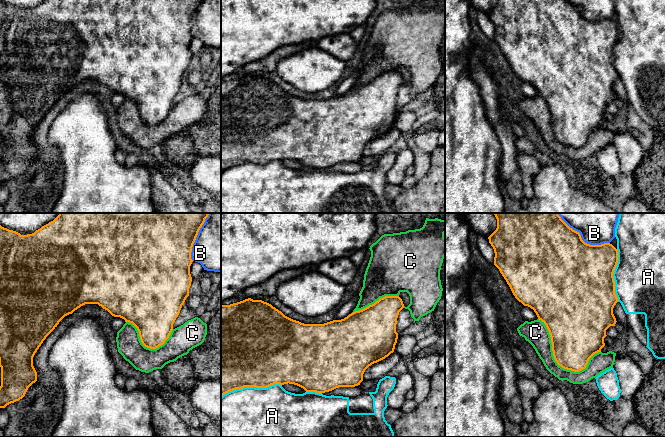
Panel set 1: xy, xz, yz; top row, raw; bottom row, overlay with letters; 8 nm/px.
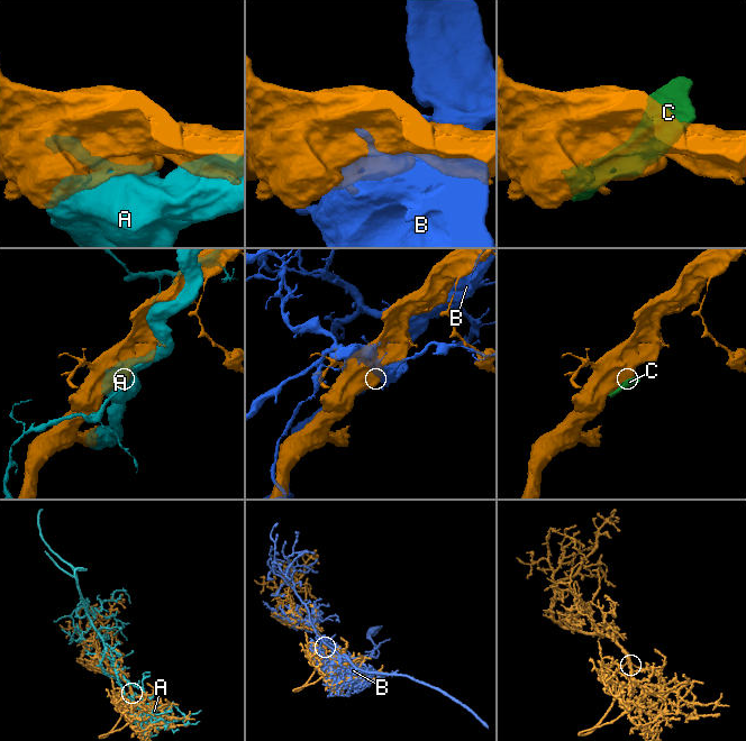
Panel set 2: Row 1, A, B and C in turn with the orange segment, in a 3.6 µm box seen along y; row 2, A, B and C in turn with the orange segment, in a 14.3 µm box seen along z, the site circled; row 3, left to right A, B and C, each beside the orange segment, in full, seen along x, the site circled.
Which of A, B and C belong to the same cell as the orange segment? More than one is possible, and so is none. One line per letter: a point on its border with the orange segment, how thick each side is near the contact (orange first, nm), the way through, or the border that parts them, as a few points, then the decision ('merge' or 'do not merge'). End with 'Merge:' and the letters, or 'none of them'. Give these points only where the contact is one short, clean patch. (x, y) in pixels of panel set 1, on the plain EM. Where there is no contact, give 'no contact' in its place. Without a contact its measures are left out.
A: xz (251, 162) | 500/480 nm | do not merge
B: yz (586, 19) | 500/180 nm | do not merge
C: yz (558, 140) | 400/170 nm | do not merge
Merge: none of them

